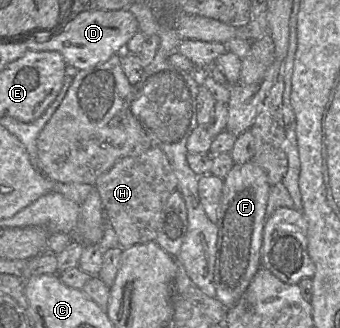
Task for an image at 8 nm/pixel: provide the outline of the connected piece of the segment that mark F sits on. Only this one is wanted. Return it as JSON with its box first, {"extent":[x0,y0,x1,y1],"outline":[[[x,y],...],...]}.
{"extent":[214,161,270,309],"outline":[[[253,161],[234,164],[224,178],[216,223],[218,238],[214,283],[215,298],[226,309],[230,309],[239,301],[261,267],[261,246],[270,188],[266,173]]]}

